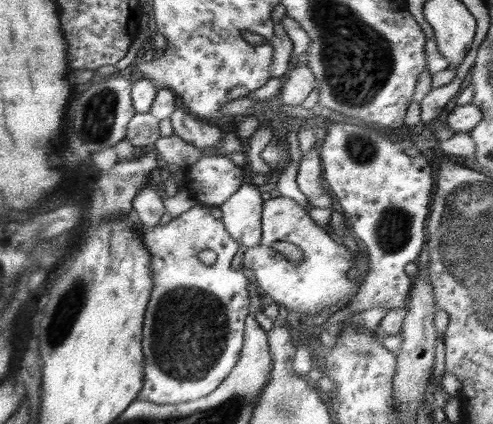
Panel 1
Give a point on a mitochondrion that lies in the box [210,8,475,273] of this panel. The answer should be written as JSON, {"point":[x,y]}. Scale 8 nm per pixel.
{"point":[393,230]}

